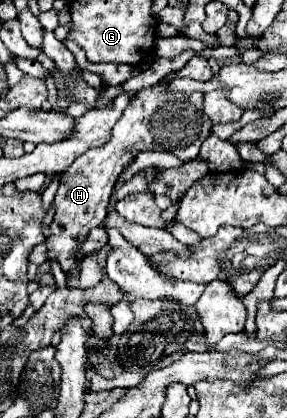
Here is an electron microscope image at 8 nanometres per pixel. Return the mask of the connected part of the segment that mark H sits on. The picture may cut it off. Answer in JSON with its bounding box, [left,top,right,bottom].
[45,79,211,277]

